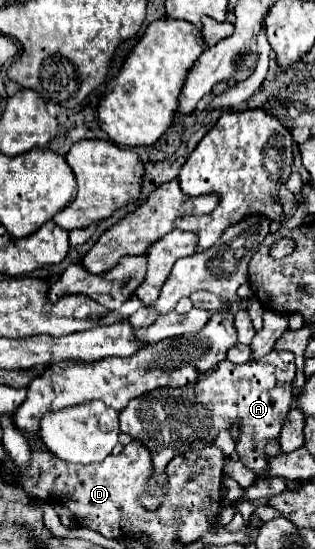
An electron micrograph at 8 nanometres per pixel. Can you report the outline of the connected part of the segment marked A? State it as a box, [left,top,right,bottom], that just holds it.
[120,352,294,510]

